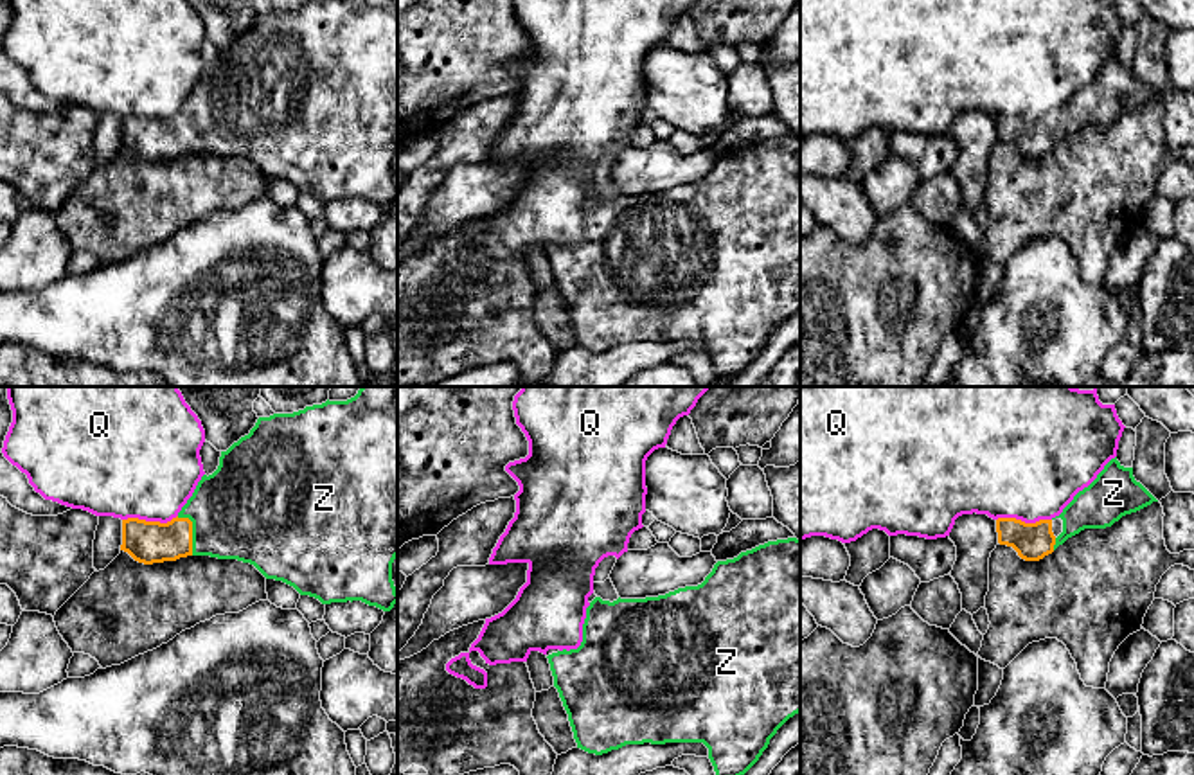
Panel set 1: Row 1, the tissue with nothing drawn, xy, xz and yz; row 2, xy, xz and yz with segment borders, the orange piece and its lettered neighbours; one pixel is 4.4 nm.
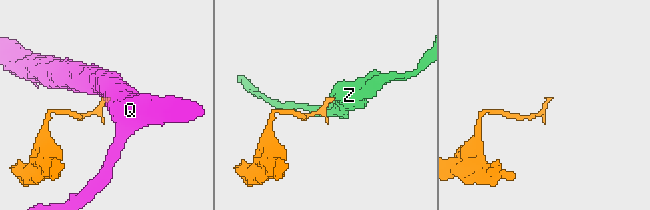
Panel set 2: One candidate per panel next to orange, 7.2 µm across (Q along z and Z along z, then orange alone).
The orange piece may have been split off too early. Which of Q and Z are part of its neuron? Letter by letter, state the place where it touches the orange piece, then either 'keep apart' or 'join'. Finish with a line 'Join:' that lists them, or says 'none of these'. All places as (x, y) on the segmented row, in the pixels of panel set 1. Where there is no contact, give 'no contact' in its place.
Q: meets orange in xy at (150, 522); keep apart
Z: meets orange in xy at (191, 531); join
Join: Z

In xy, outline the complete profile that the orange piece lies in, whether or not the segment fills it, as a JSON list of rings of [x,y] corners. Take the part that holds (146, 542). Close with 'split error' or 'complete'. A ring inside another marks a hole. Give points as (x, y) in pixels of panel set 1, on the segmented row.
[[[361,387],[347,401],[327,399],[293,414],[259,417],[248,435],[221,451],[218,469],[201,477],[176,518],[167,523],[122,520],[120,550],[144,565],[187,556],[237,559],[322,604],[361,601],[390,611],[397,602],[392,581],[397,557],[397,387]]]; split error

